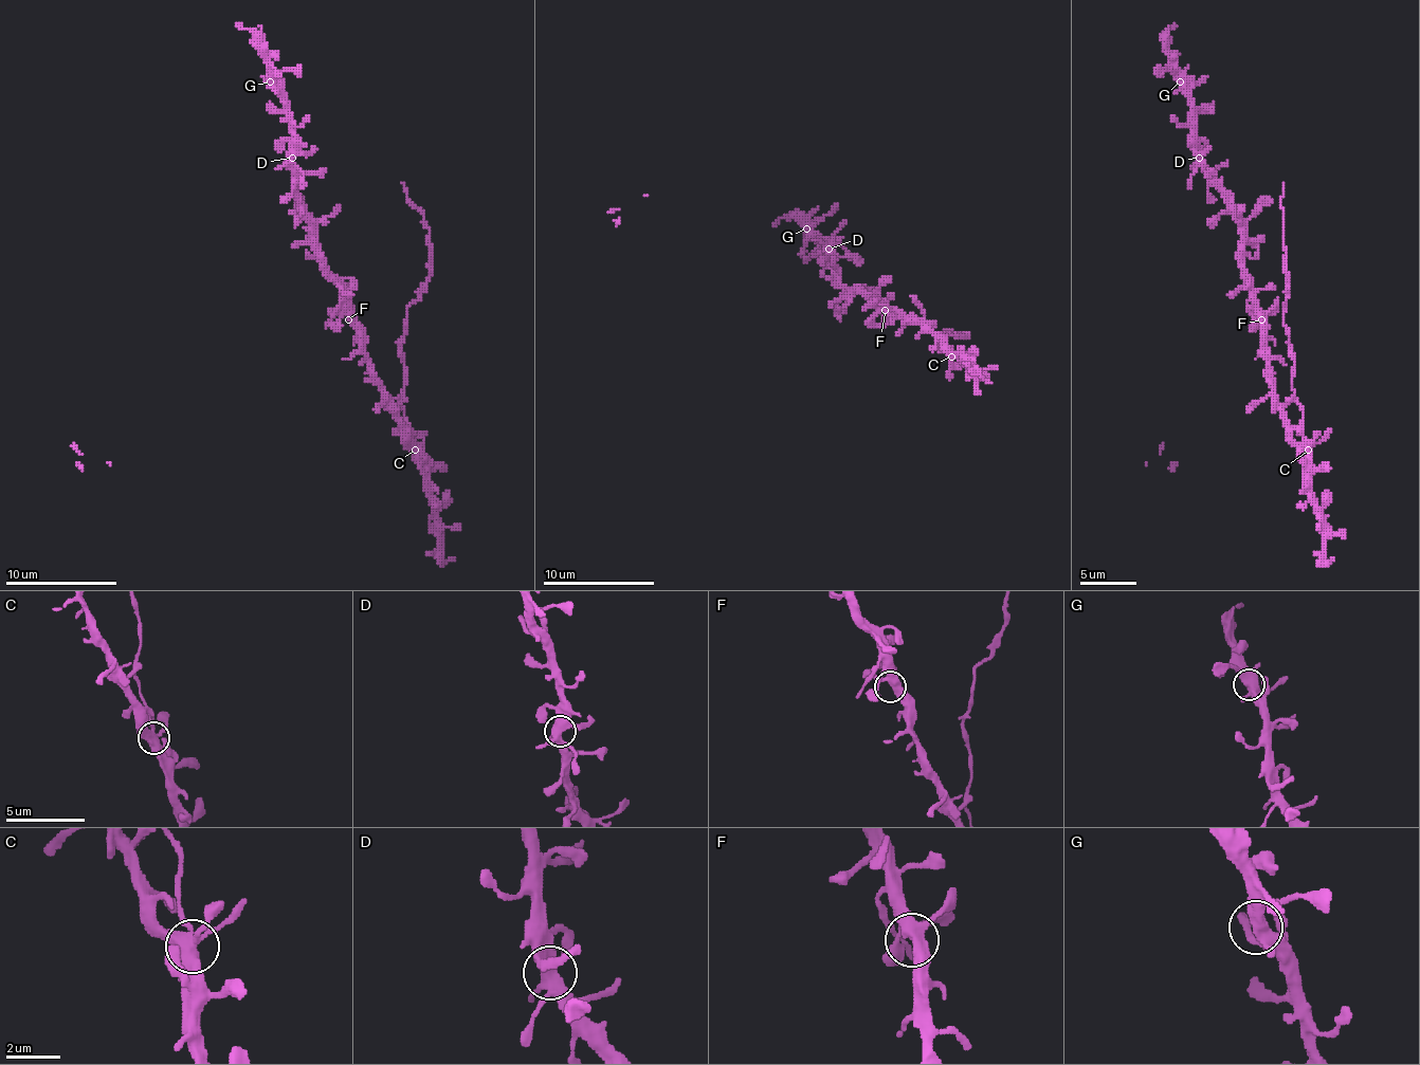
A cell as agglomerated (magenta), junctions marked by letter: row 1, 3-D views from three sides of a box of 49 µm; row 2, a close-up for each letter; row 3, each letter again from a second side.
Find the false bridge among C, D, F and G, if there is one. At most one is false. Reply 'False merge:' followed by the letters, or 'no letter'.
False merge: C

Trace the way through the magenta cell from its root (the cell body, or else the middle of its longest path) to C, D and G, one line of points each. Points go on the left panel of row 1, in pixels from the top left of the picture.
C: (357, 317), (359, 350), (367, 362), (367, 370), (382, 392), (384, 406), (413, 435), (415, 448)
D: (357, 317), (345, 287), (320, 258), (317, 222), (301, 200), (297, 171), (292, 158)
G: (357, 317), (345, 287), (320, 258), (317, 222), (297, 191), (289, 105), (270, 81)

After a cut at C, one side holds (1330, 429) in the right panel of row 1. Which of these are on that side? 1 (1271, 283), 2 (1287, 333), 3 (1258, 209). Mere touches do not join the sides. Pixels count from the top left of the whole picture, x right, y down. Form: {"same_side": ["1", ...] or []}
{"same_side": ["1", "3"]}

